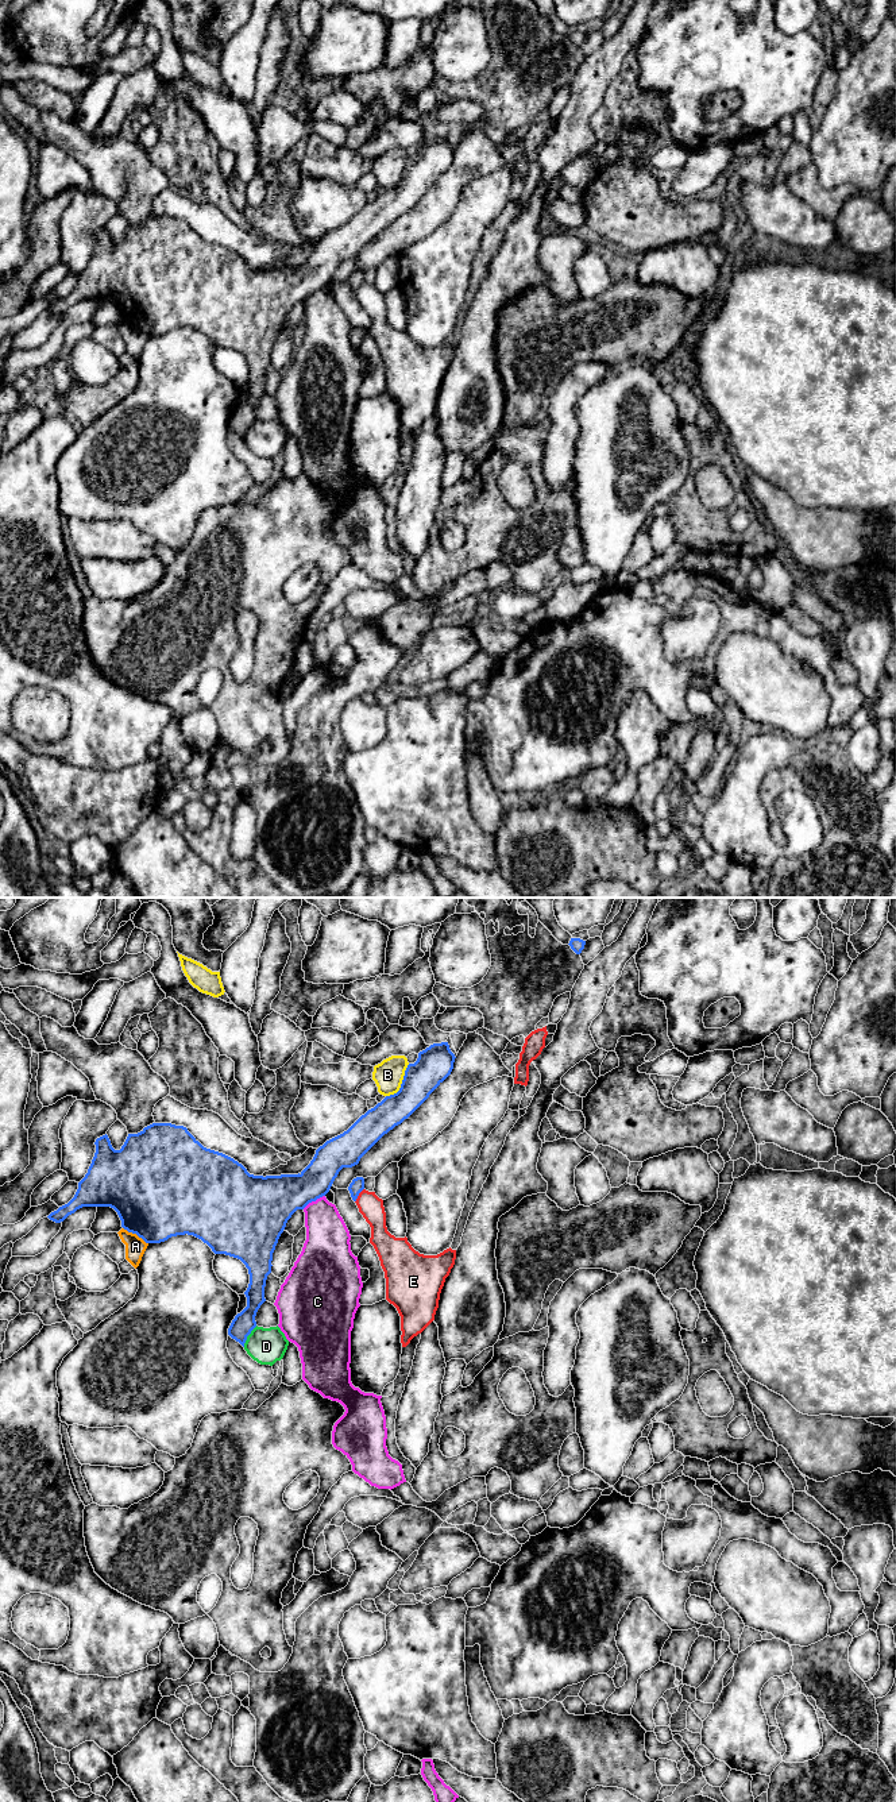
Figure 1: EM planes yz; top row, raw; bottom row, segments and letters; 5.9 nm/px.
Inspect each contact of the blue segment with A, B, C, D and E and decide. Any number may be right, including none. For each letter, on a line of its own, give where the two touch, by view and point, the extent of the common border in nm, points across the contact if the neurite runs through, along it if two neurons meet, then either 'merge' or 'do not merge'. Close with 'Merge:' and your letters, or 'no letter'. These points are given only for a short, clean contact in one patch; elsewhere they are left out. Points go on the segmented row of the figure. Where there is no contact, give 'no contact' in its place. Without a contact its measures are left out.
A: contact yz (135, 1233); length 180 nm; do not merge
B: contact yz (402, 1083); length 240 nm; do not merge
C: contact yz (313, 1200); length 160 nm; do not merge
D: contact yz (247, 1335); length 150 nm; do not merge
E: contact yz (358, 1195); length 100 nm; border yz (363, 1188), (355, 1202); do not merge
Merge: no letter

